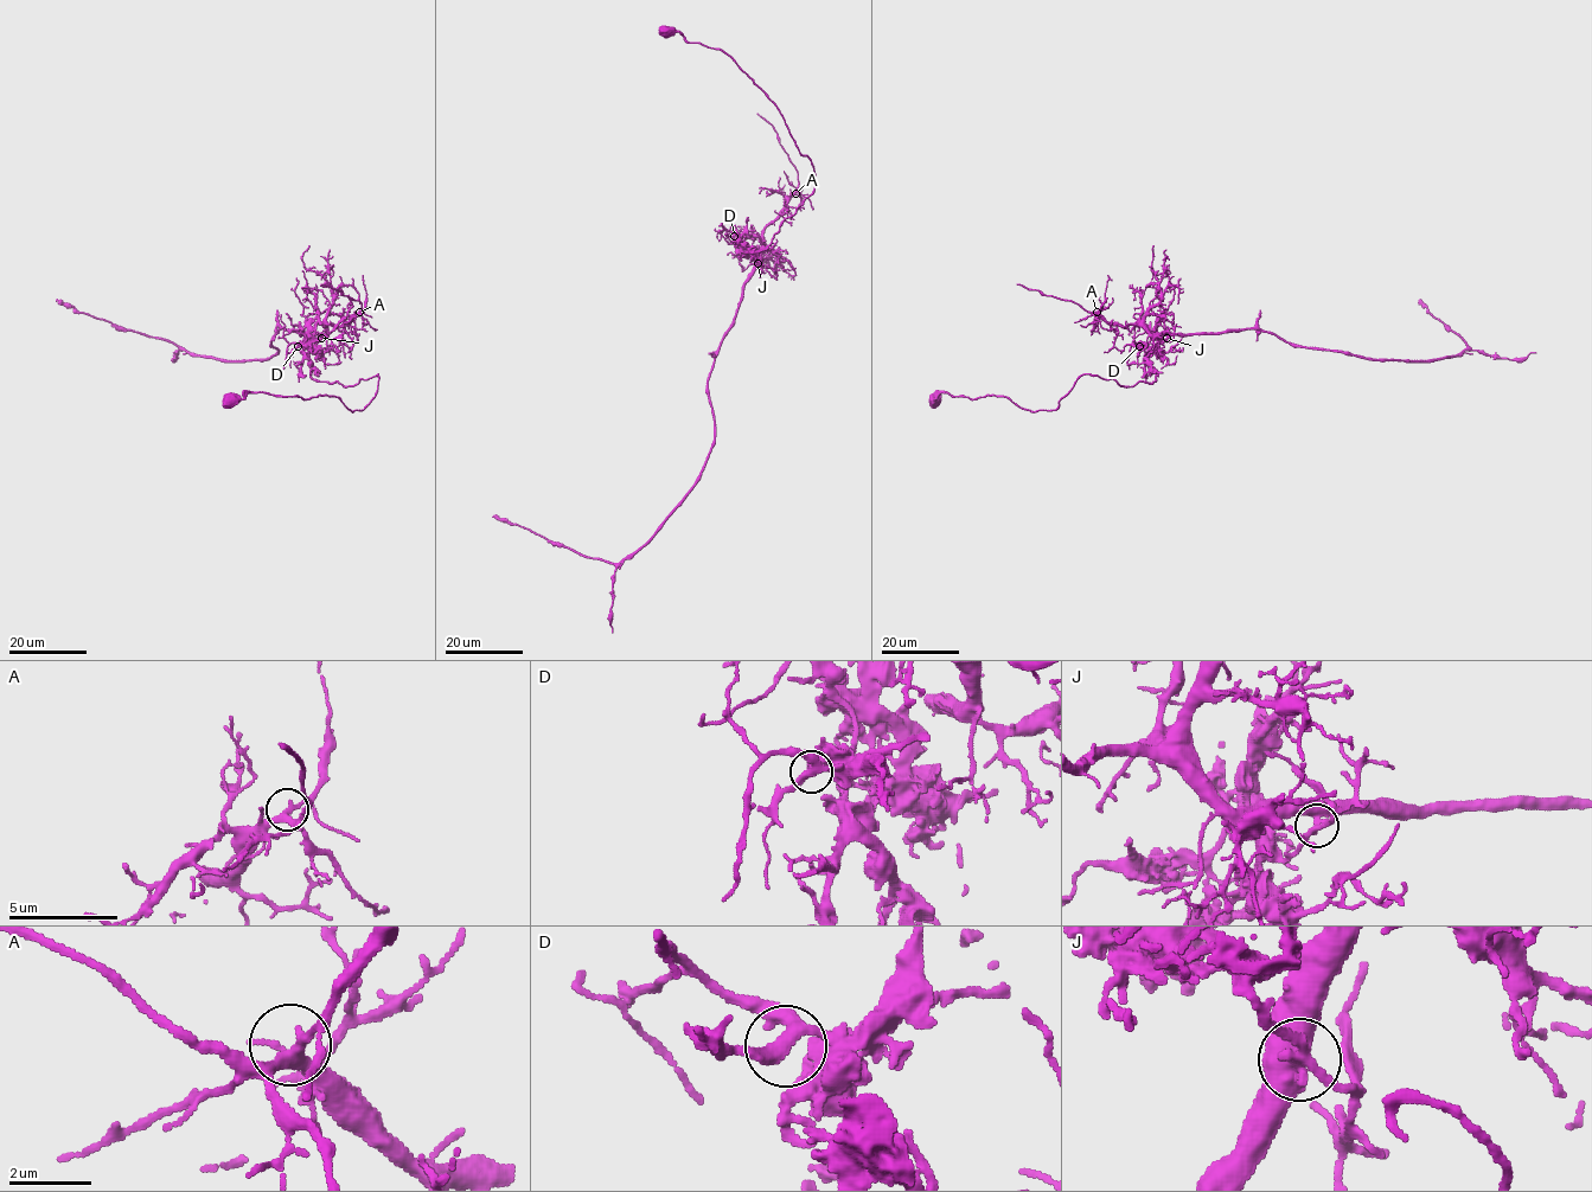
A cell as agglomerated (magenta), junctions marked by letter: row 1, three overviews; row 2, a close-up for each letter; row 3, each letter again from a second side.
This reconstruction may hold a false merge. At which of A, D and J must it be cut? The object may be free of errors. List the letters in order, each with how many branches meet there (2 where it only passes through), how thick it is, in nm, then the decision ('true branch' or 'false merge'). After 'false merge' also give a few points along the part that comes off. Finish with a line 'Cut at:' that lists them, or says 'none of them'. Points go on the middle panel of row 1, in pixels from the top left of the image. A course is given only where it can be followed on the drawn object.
A: 3 | 280 nm | true branch
D: 3 | 320 nm | true branch
J: 3 | 340 nm | false merge | (758, 263), (745, 245), (762, 251), (814, 188), (811, 161), (729, 56), (659, 27)
Cut at: J

